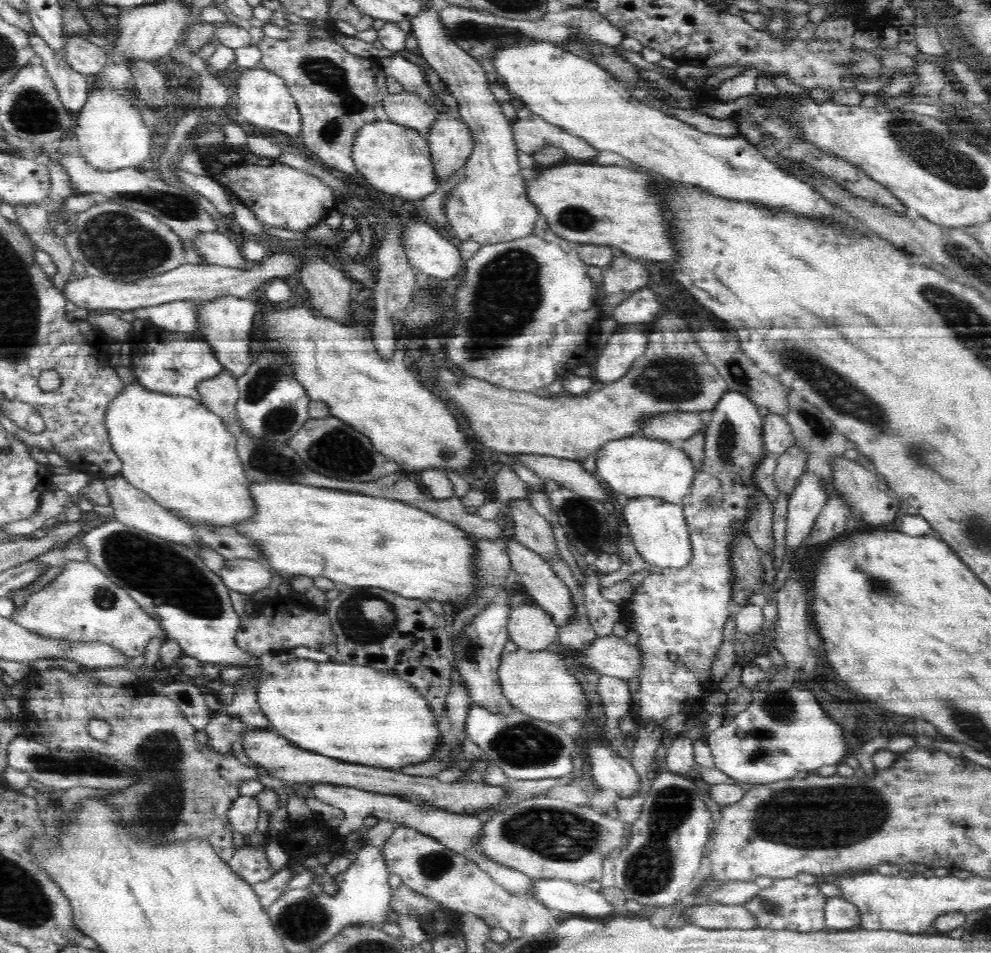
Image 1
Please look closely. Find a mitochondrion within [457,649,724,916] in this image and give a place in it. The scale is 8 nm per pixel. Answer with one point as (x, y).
(648, 870)

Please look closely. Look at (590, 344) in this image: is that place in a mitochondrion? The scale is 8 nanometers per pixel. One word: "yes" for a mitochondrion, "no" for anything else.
no

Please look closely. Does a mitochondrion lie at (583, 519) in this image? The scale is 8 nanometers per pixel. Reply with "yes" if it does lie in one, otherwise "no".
yes

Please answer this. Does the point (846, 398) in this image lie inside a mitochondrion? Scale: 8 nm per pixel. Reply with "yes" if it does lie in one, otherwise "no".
yes

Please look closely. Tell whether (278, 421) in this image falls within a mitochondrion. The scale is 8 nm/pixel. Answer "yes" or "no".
yes

